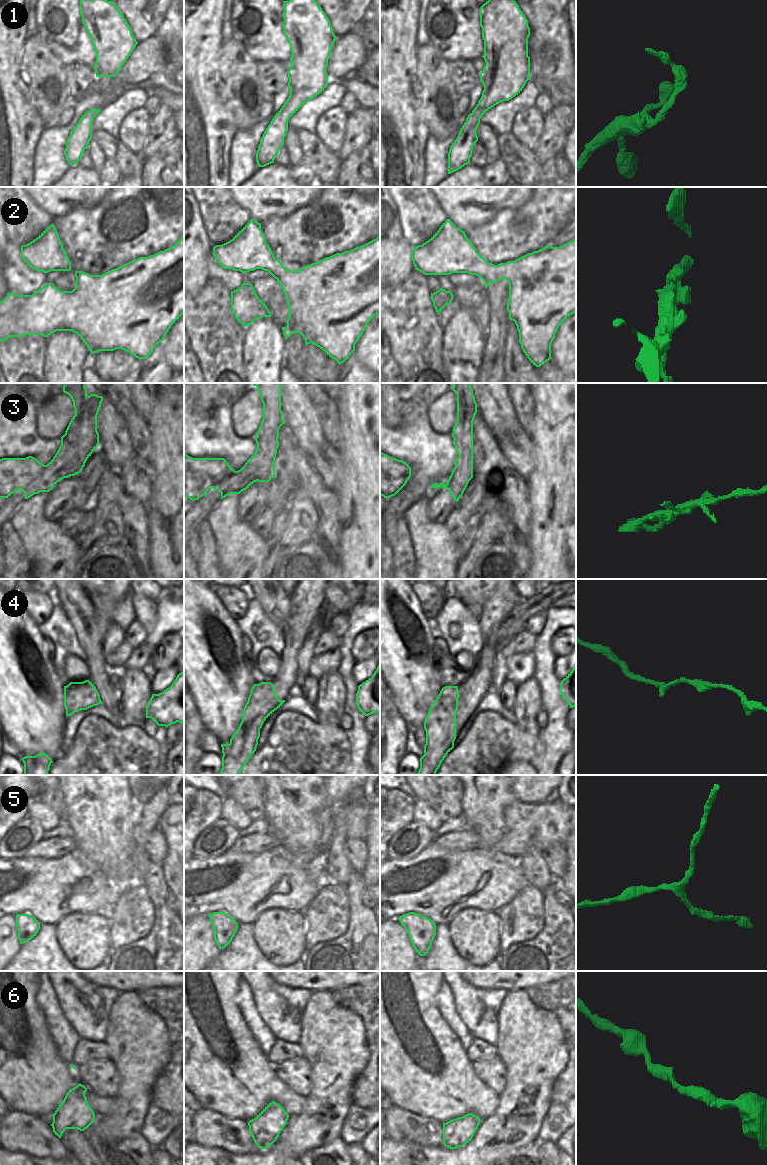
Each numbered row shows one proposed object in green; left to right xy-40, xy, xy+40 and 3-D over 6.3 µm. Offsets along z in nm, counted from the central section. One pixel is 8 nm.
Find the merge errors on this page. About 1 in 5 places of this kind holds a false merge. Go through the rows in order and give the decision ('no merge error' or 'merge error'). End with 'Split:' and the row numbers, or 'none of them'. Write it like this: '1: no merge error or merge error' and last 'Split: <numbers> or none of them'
1: no merge error
2: no merge error
3: merge error
4: merge error
5: no merge error
6: no merge error
Split: 3, 4

